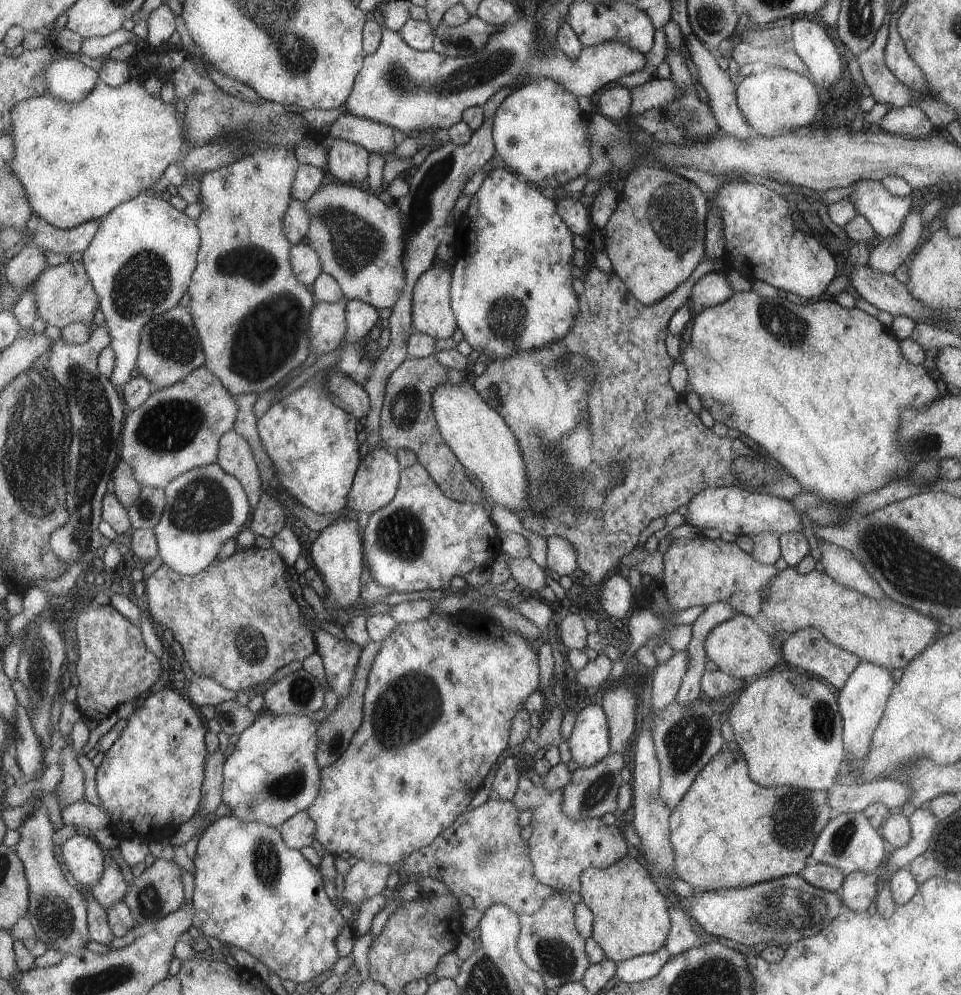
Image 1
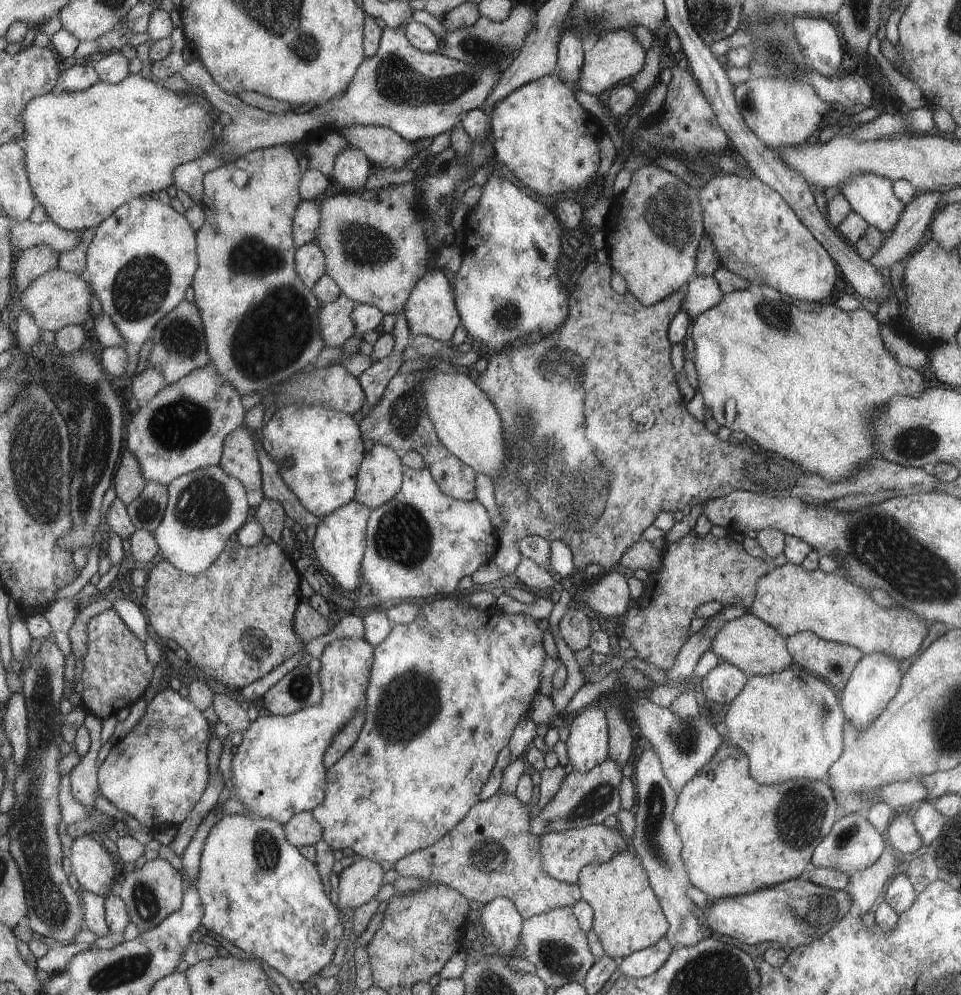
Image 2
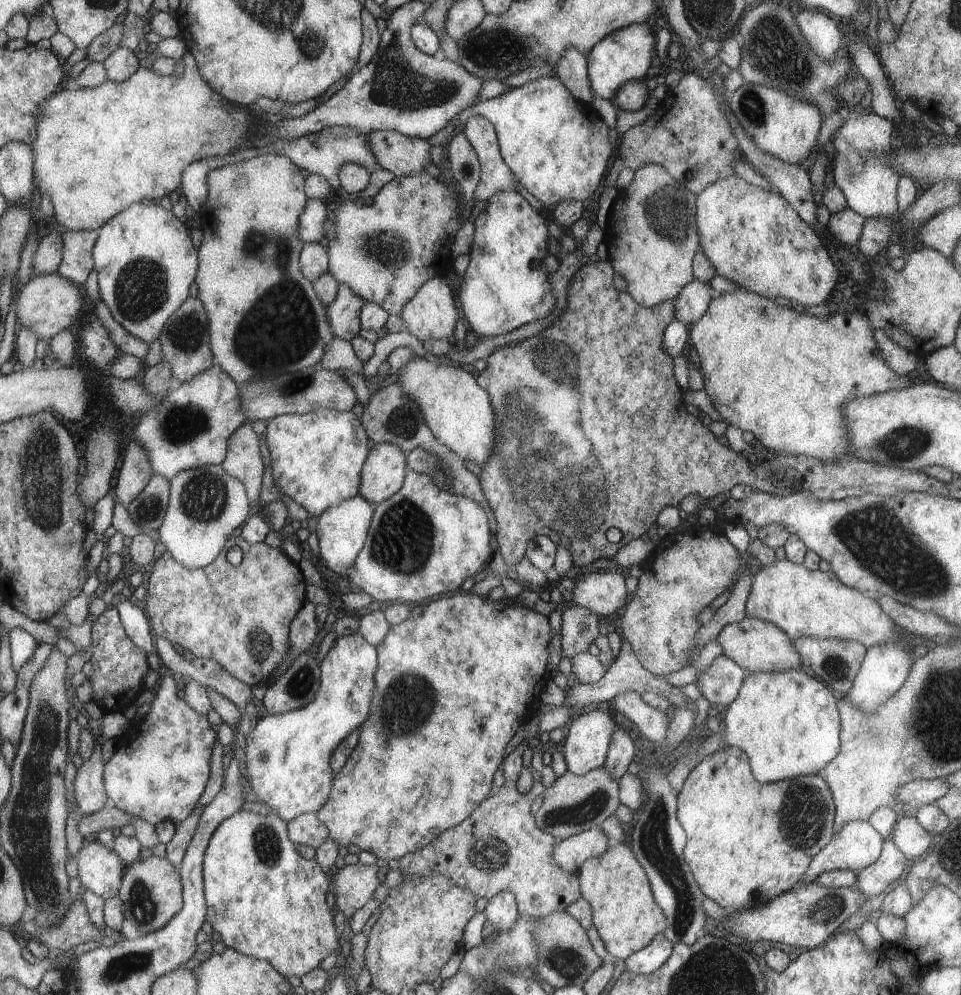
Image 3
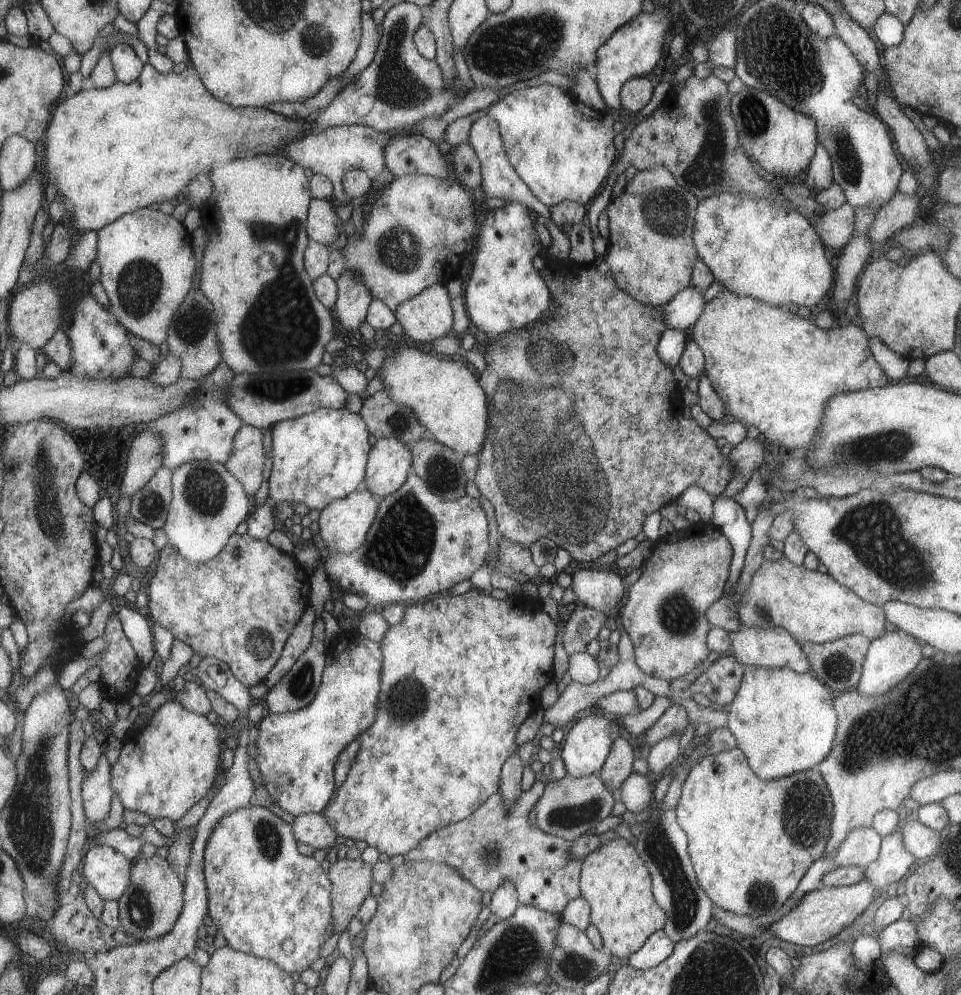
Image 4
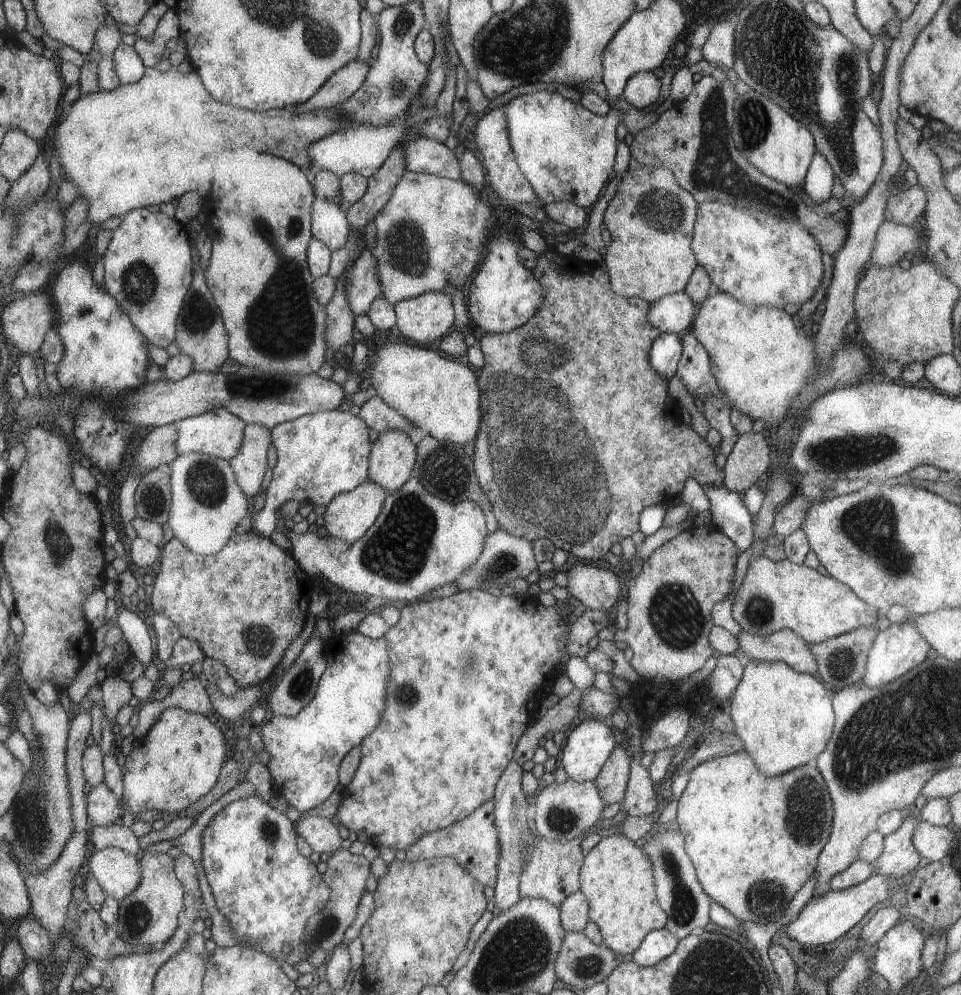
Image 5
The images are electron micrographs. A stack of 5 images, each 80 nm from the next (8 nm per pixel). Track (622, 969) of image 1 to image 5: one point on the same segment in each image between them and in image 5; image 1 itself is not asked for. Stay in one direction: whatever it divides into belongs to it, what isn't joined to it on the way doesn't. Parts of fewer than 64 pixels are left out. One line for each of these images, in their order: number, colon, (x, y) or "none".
2: (642, 963)
3: (644, 961)
4: (657, 947)
5: (657, 945)

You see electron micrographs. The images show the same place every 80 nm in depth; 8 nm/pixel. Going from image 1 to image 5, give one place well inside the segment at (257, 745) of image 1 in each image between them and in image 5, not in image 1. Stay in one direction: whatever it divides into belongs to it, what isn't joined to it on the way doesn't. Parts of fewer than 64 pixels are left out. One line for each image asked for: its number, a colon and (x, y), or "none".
2: (277, 771)
3: (286, 760)
4: (296, 751)
5: (305, 751)

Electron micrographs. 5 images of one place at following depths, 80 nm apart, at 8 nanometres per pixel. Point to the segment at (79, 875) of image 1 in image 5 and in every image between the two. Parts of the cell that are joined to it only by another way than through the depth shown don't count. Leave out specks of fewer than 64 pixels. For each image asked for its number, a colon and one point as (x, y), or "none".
2: (95, 869)
3: (101, 870)
4: (107, 870)
5: (119, 873)

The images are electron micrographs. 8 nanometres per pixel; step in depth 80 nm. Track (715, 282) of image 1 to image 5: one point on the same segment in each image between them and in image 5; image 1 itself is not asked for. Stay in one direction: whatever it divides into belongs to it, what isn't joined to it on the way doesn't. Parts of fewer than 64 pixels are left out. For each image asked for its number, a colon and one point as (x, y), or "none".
2: (703, 292)
3: (690, 305)
4: (685, 308)
5: (673, 314)

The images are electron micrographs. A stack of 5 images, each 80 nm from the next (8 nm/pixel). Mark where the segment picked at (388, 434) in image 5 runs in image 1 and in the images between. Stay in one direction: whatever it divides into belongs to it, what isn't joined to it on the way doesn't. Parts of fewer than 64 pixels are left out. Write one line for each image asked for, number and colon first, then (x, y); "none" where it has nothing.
1: (375, 484)
2: (378, 480)
3: (382, 473)
4: (386, 469)

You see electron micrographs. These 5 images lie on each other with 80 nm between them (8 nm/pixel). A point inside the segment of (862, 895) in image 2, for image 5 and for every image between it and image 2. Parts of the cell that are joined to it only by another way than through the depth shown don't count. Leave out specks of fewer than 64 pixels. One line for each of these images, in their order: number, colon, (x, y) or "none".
3: (891, 864)
4: (893, 861)
5: (898, 857)

